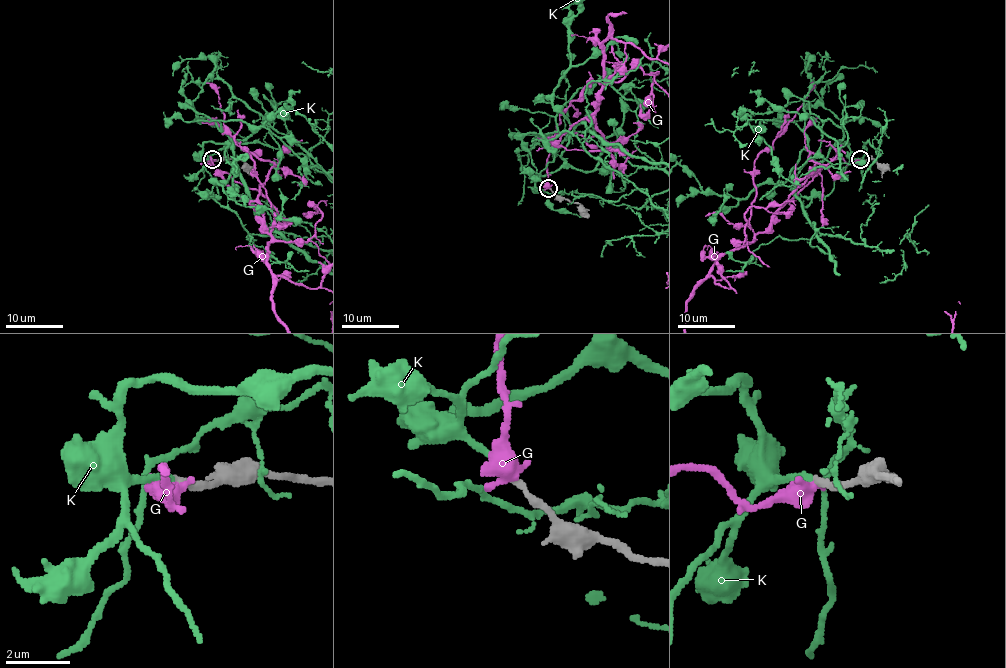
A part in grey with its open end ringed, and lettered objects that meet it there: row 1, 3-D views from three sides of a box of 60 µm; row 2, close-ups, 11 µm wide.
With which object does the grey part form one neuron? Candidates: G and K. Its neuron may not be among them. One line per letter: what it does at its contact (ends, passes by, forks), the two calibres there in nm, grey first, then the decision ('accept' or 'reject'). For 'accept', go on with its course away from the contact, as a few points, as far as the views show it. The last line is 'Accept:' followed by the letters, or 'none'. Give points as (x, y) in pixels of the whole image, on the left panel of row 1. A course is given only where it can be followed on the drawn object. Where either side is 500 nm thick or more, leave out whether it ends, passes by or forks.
G: calibres 240 and 600 nm; reject
K: it passes by; calibres 190 and 130 nm; accept
Accept: K

